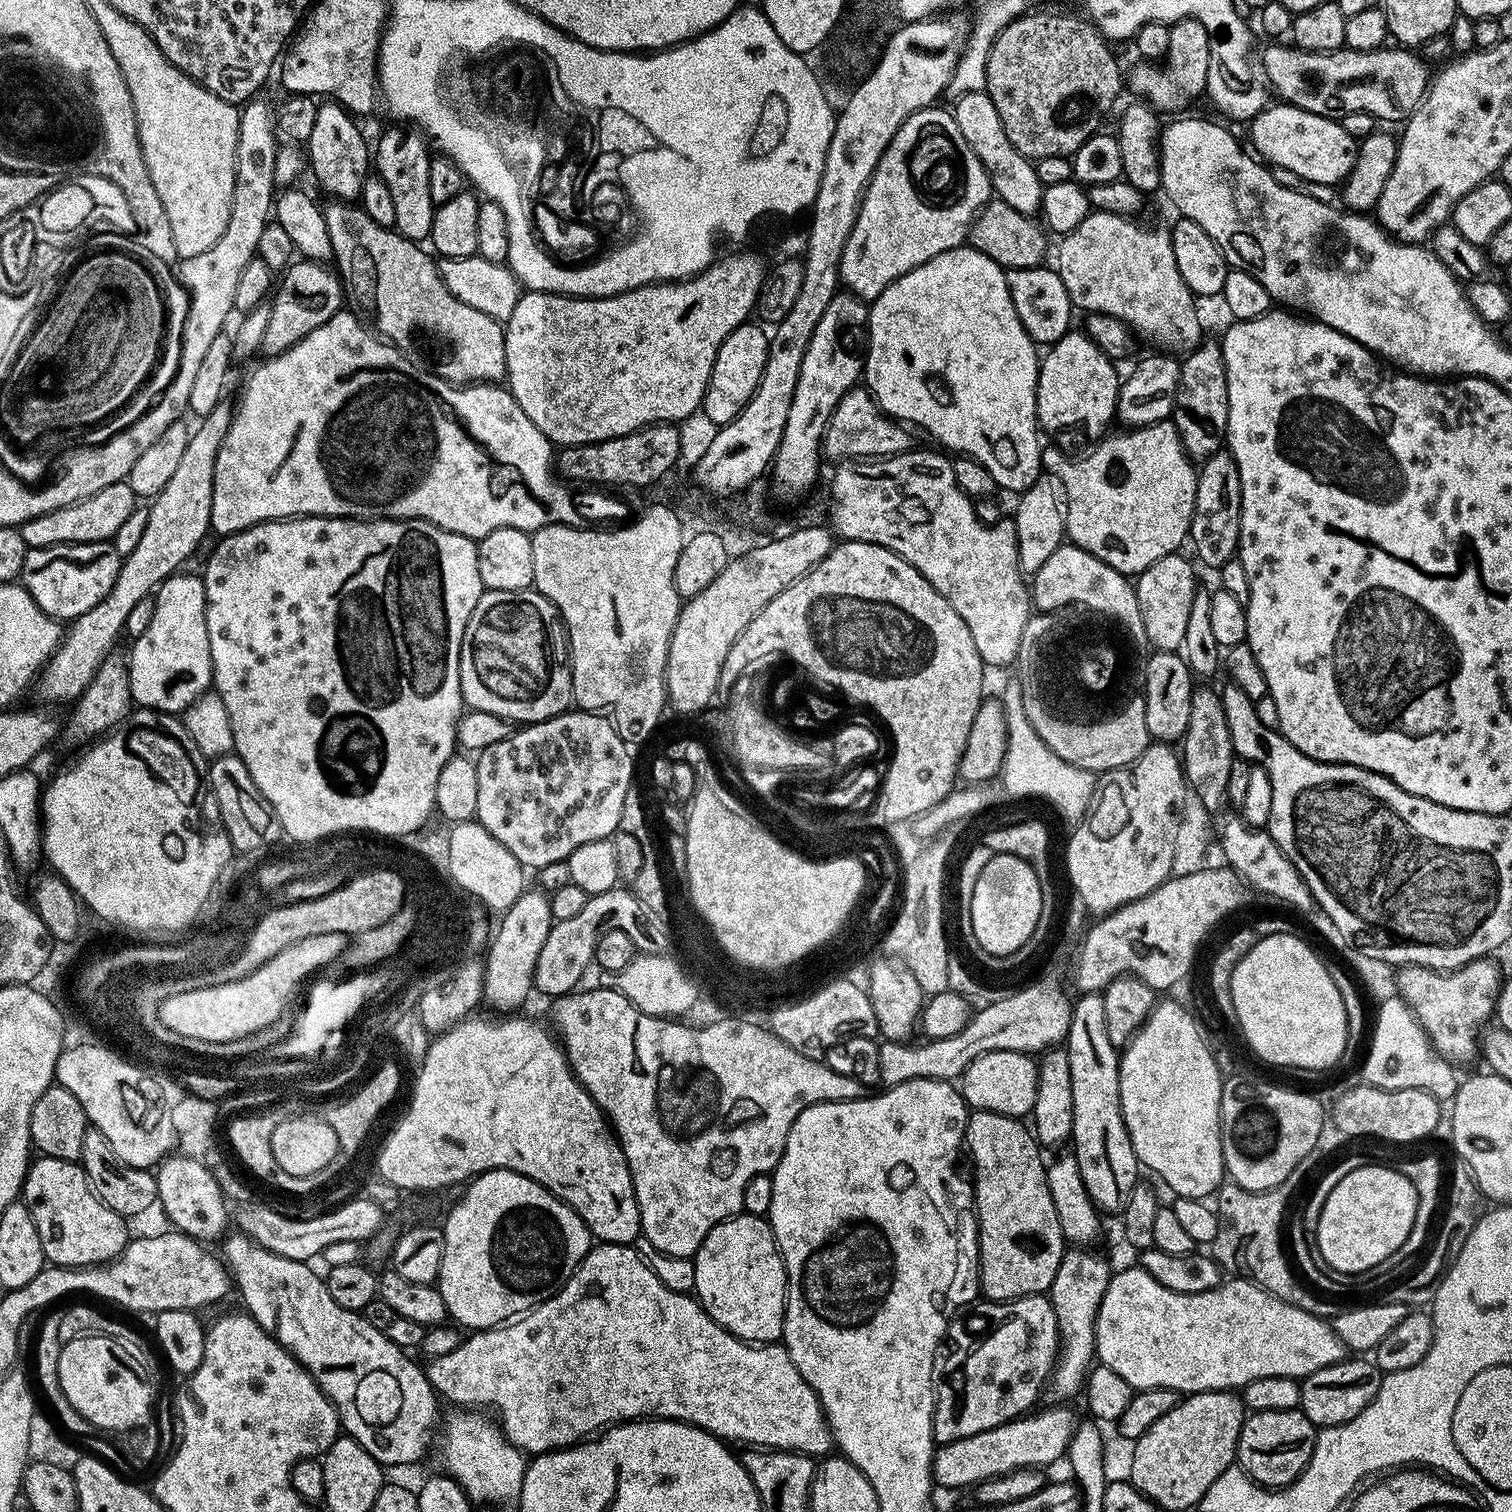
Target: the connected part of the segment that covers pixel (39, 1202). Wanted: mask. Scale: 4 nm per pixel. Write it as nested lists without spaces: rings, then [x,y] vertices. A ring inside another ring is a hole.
[[[49,1156],[33,1159],[22,1189],[23,1203],[32,1210],[45,1261],[66,1268],[86,1268],[115,1260],[128,1244],[125,1217],[106,1206],[92,1193],[83,1167],[70,1160]]]

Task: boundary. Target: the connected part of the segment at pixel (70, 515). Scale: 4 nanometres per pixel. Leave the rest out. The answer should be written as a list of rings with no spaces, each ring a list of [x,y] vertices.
[[[114,482],[114,486],[106,486],[102,490],[98,490],[98,494],[90,494],[90,498],[79,500],[70,506],[62,506],[50,514],[42,514],[38,518],[30,518],[25,524],[19,525],[19,530],[24,541],[28,543],[29,549],[50,548],[54,547],[55,544],[102,543],[111,541],[112,536],[118,534],[118,529],[122,526],[122,522],[126,522],[126,518],[130,518],[130,514],[134,514],[137,506],[138,497],[134,494],[131,486],[126,482]]]

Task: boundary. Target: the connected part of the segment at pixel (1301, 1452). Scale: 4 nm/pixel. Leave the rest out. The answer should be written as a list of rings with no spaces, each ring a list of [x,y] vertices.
[[[1299,1407],[1253,1411],[1240,1431],[1236,1460],[1257,1480],[1257,1485],[1265,1484],[1268,1490],[1283,1490],[1304,1473],[1304,1467],[1310,1462],[1316,1445],[1317,1431],[1316,1425],[1306,1418]]]

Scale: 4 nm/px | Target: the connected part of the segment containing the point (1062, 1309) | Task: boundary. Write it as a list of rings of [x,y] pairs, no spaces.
[[[1092,1250],[1065,1251],[1050,1289],[1059,1335],[1062,1337],[1062,1351],[1054,1372],[1054,1384],[1056,1380],[1056,1388],[1060,1392],[1079,1382],[1080,1375],[1088,1368],[1088,1363],[1093,1363],[1096,1350],[1096,1315],[1108,1289],[1110,1271],[1108,1272],[1108,1264],[1102,1257],[1088,1251]]]

